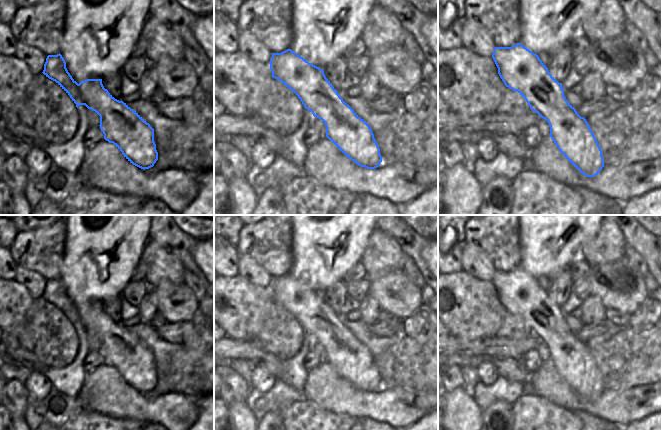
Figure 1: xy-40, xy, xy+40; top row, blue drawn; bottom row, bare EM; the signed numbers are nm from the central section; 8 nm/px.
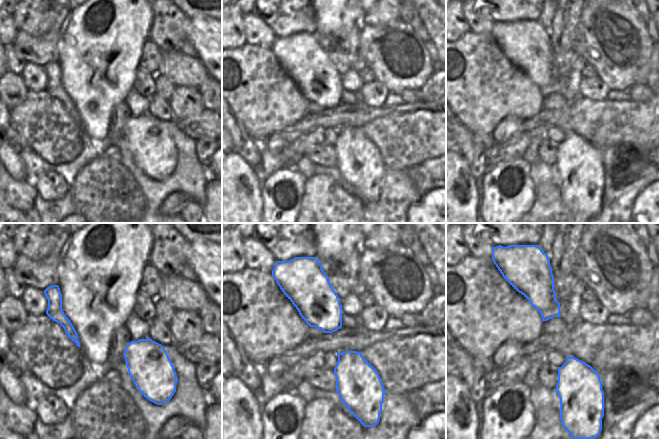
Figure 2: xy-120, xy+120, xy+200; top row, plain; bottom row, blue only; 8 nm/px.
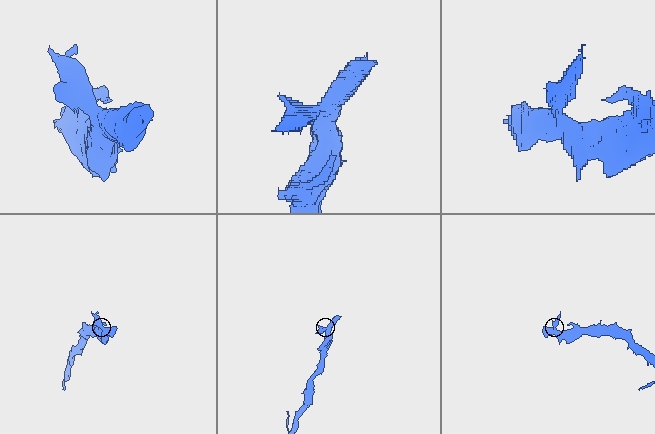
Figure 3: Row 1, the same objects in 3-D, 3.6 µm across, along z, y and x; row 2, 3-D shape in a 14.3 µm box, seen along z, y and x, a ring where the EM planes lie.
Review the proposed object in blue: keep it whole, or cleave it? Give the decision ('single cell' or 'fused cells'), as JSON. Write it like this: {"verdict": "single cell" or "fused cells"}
{"verdict": "single cell"}

